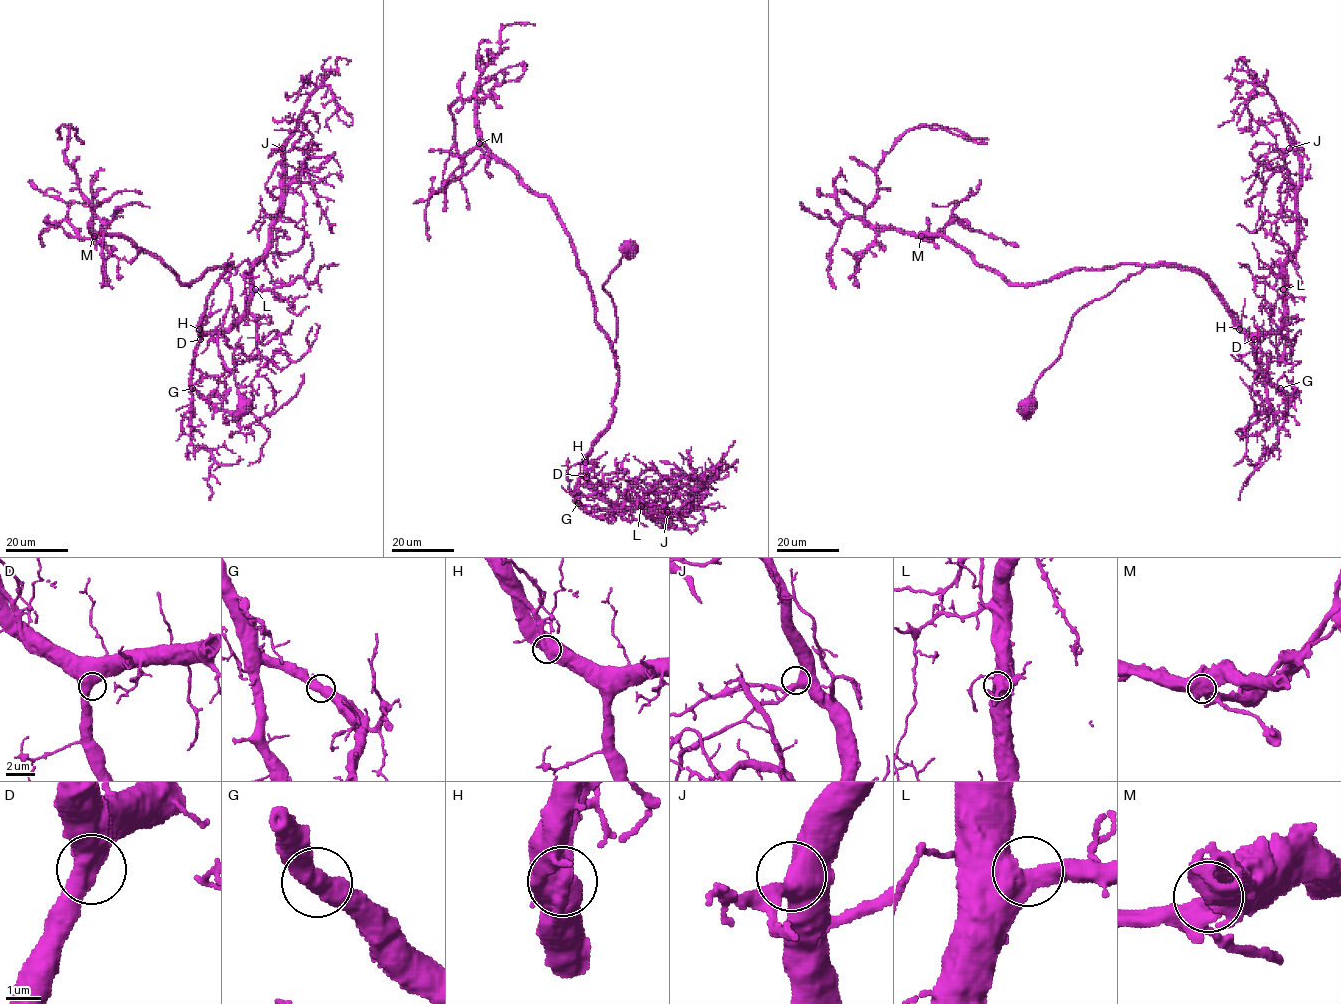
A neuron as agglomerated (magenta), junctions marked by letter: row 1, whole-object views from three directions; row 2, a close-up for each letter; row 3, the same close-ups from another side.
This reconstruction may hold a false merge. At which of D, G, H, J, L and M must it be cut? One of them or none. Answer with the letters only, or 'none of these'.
none of these

